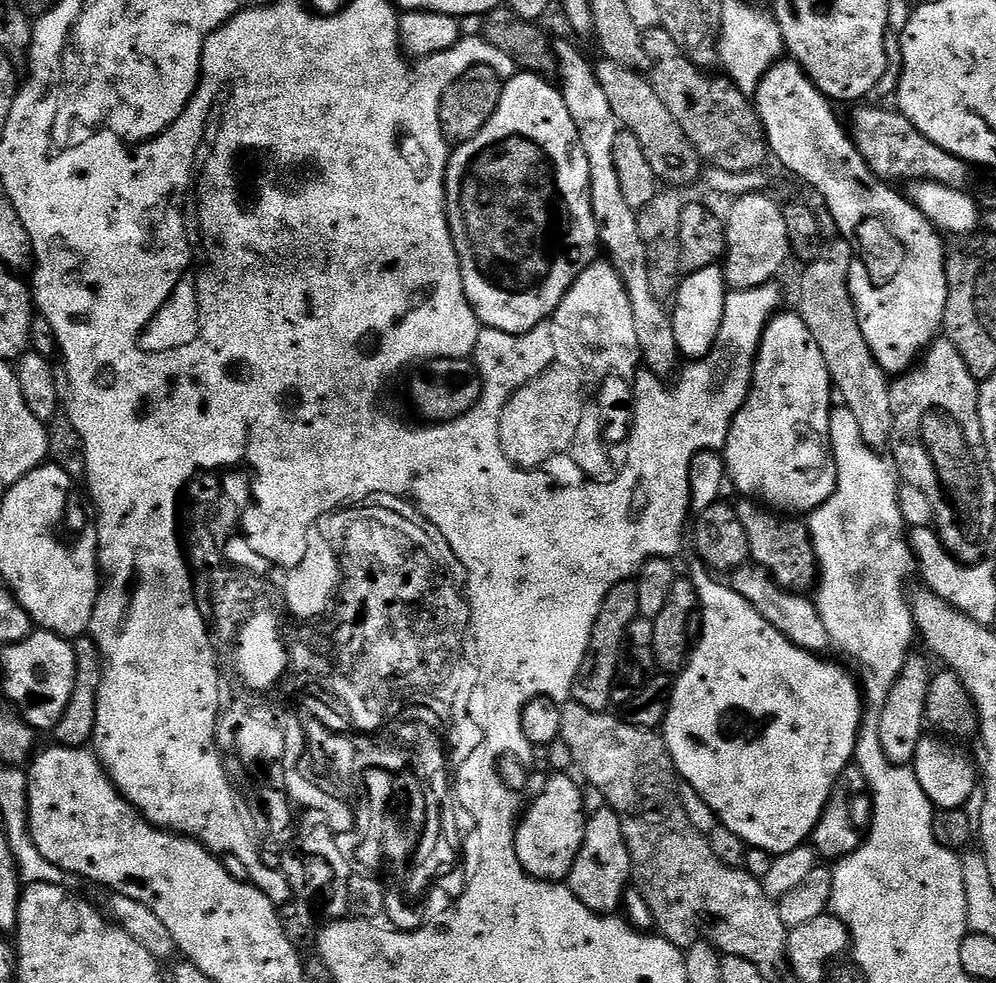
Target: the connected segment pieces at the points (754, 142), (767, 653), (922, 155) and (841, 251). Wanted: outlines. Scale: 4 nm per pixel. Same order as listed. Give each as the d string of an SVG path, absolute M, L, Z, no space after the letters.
M664 28L643 29L646 53L652 63L650 83L654 94L662 98L662 106L674 114L678 126L696 151L701 161L713 168L727 172L755 172L770 160L768 138L753 101L743 96L731 80L717 74L711 80L709 73L699 68L674 42Z
M704 580L702 582L699 581L698 591L700 593L698 639L695 641L694 647L691 649L688 662L684 665L683 672L679 673L674 680L672 705L669 706L668 717L666 717L662 725L664 744L668 747L668 753L672 755L672 765L676 767L677 777L679 777L683 783L692 786L694 790L701 795L706 804L710 806L710 810L712 810L717 816L719 823L723 825L723 827L728 828L734 834L738 834L738 838L742 838L749 848L761 848L762 850L772 853L773 857L782 856L787 854L788 851L794 851L794 849L799 848L800 845L803 845L805 841L811 837L812 831L816 829L816 823L820 820L820 815L824 813L824 807L827 806L828 799L832 796L834 789L837 787L838 781L836 781L836 779L843 774L844 767L846 767L847 764L851 765L853 763L856 755L856 739L860 733L860 722L864 719L864 713L866 711L866 701L862 695L862 689L858 683L857 677L853 675L853 673L851 676L851 674L848 673L842 665L831 664L830 661L824 660L828 658L821 658L815 652L807 652L798 646L794 646L794 642L790 642L790 638L786 638L778 630L774 630L774 626L770 626L770 622L766 622L766 618L762 618L762 614L758 614L758 610L754 610L754 606L750 606L750 602L746 602L746 598L742 598L742 594L738 594L732 589L732 587L724 585L723 588L723 586L716 580Z
M872 106L860 108L852 116L852 128L850 124L856 148L881 181L888 184L929 181L963 191L970 188L973 169L967 161L934 145L898 110L890 110Z
M836 238L816 259L804 268L804 277L800 280L800 308L798 315L802 322L814 334L822 358L826 358L832 387L842 399L843 407L854 414L858 427L862 429L862 438L866 446L884 450L892 443L894 414L892 413L892 390L890 376L878 366L866 338L862 338L862 326L858 326L858 314L850 294L850 262L852 248L848 241Z

